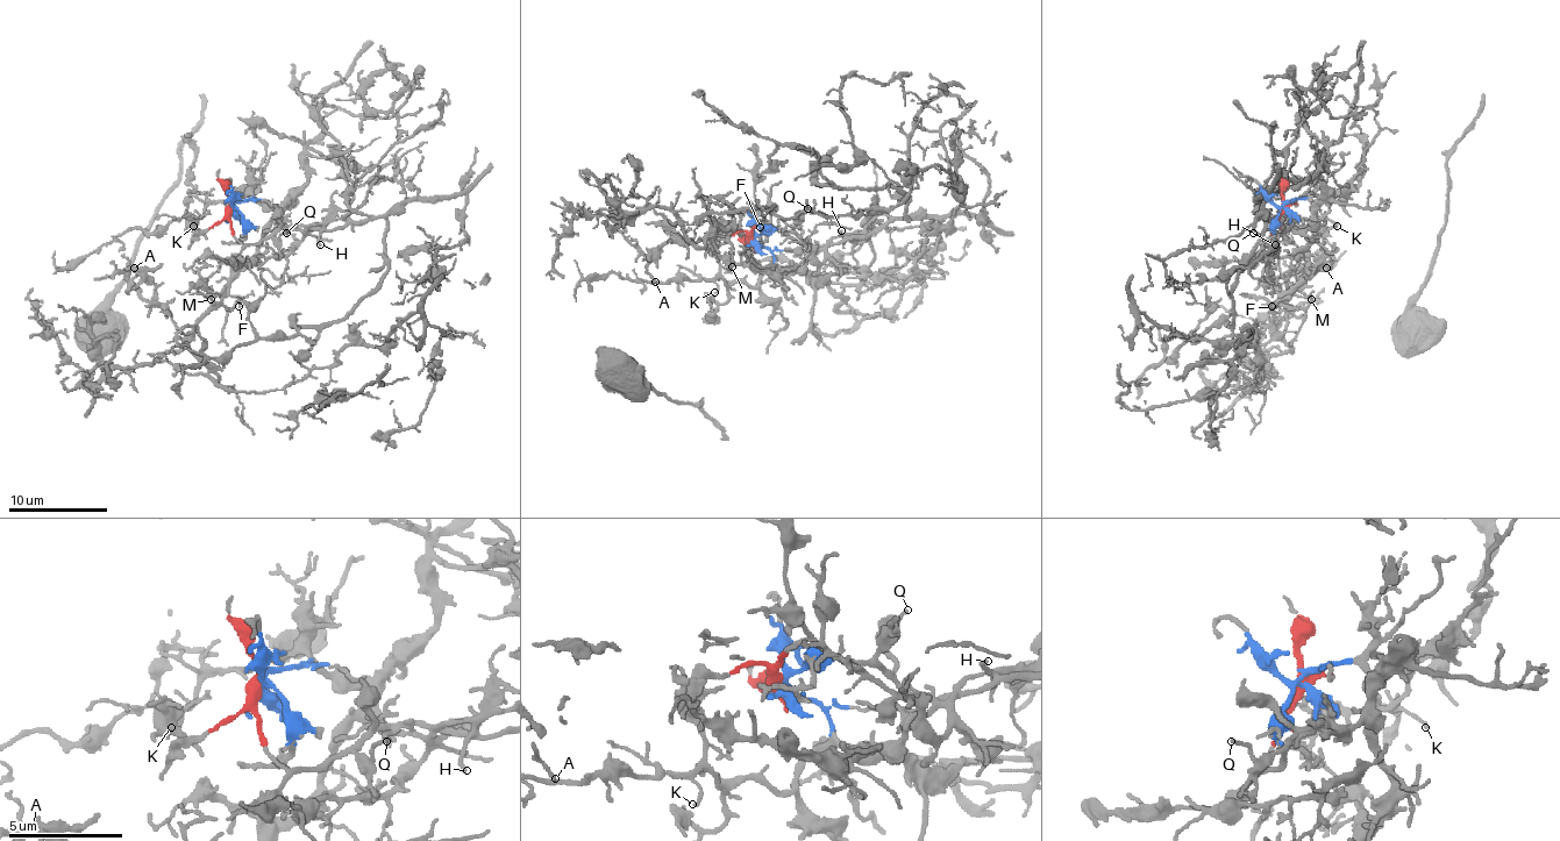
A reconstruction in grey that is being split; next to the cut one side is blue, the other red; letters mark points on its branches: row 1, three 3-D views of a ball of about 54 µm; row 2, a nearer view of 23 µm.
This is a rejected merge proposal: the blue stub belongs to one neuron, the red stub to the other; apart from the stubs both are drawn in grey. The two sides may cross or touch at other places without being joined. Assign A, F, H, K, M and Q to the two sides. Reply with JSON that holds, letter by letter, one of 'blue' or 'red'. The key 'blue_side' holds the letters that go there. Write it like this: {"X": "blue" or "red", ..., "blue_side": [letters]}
{"A": "blue", "F": "blue", "H": "blue", "K": "blue", "M": "blue", "Q": "red", "blue_side": ["A", "F", "H", "K", "M"]}

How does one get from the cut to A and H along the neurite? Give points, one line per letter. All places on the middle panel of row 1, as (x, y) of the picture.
A: (753, 240), (798, 269), (770, 277), (739, 233), (724, 227), (696, 242), (667, 242), (647, 264), (654, 282)
H: (753, 240), (763, 244), (775, 262), (795, 269), (835, 237), (842, 237), (842, 229)

